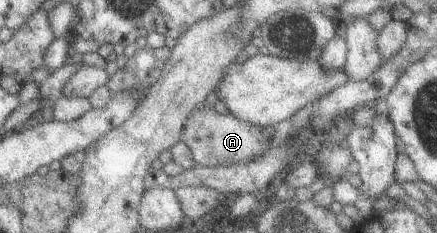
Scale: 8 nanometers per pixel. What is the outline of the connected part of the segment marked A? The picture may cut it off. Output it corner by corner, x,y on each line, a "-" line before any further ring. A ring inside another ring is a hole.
204,104
197,109
193,109
188,116
188,119
183,123
180,141
189,149
192,161
202,167
216,167
221,165
232,165
244,163
251,160
255,155
262,153
271,136
276,134
275,127
259,127
239,120
236,116
228,114
217,114
213,108
207,108

